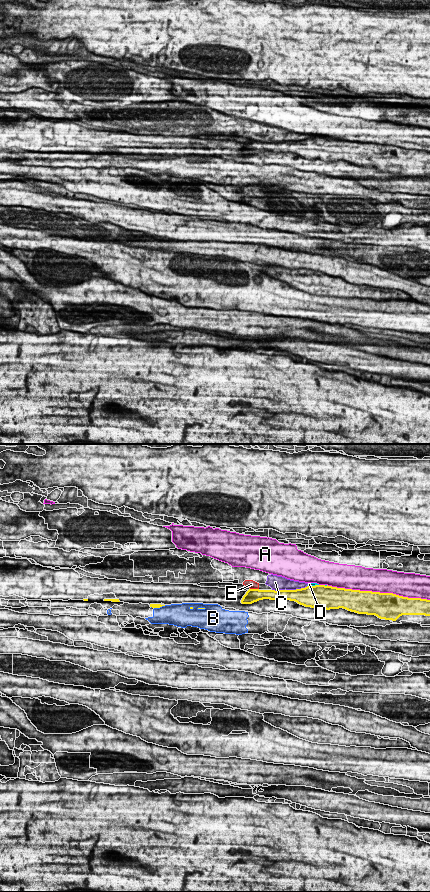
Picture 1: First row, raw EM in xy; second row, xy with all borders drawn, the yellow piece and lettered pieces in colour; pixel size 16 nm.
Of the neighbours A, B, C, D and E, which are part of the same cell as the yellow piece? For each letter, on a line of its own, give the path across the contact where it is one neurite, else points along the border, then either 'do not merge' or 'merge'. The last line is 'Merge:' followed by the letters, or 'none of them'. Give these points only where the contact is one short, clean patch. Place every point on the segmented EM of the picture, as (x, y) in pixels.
A: do not merge
B: do not merge
C: do not merge
D: border xy (318, 584), (307, 586); do not merge
E: border xy (250, 588), (258, 589); do not merge
Merge: none of them

